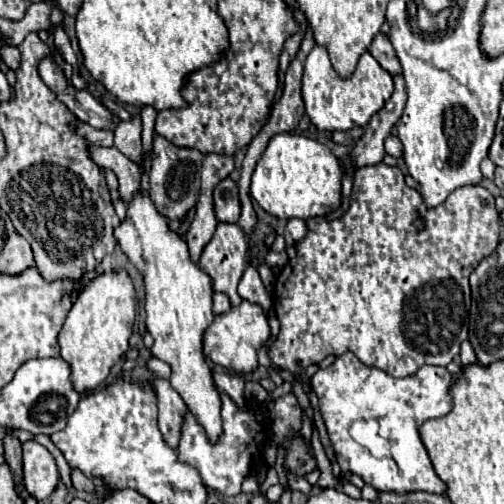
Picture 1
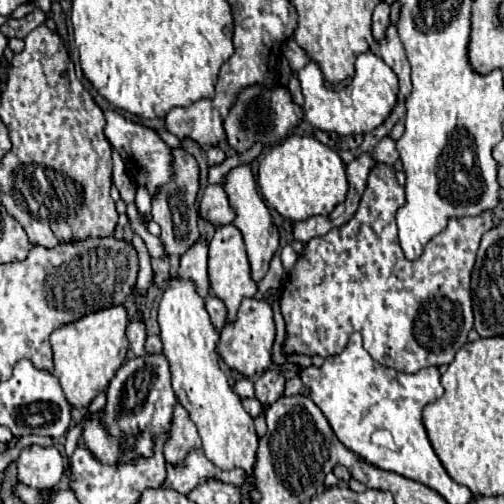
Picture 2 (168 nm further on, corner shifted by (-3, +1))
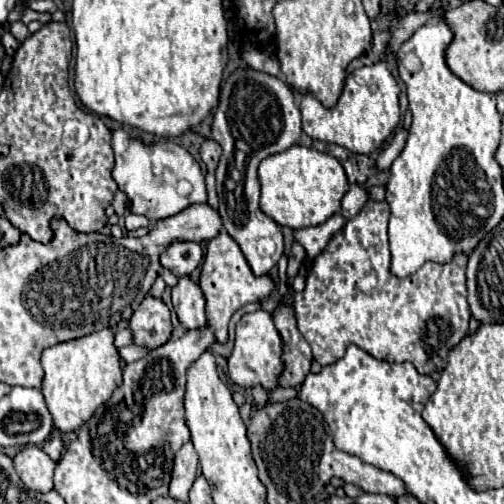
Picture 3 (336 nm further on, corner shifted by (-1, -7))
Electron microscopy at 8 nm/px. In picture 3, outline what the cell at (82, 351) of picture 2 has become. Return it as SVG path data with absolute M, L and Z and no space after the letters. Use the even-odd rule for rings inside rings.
M103 328L89 336L67 340L43 350L41 364L45 370L41 392L45 396L47 408L53 416L55 428L61 432L73 432L85 424L93 412L111 398L113 390L121 384L121 358L119 350L113 344L115 332Z

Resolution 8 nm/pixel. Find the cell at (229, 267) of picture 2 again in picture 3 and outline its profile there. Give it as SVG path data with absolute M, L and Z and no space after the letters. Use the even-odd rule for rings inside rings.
M221 230L221 234L213 240L207 242L207 252L205 252L205 262L201 268L201 278L199 286L207 298L207 322L215 330L217 342L227 340L227 324L233 316L235 310L249 302L261 302L271 290L273 290L273 280L269 276L255 276L237 246L237 242Z

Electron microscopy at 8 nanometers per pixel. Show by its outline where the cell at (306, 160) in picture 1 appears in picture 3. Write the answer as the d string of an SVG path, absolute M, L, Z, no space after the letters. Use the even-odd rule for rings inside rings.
M291 146L281 154L267 156L259 166L261 210L279 226L307 228L329 220L339 208L347 192L347 176L337 158L305 146Z

